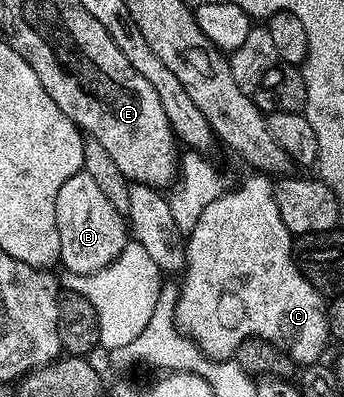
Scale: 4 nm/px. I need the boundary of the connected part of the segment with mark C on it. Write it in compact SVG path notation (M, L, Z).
M258 171L250 174L236 189L228 188L209 203L197 225L185 241L186 268L179 298L173 301L175 324L192 341L196 341L206 357L215 361L234 358L237 347L245 339L260 337L295 360L300 366L314 365L327 349L327 301L301 275L293 256L293 235L281 223L277 211L275 181Z

